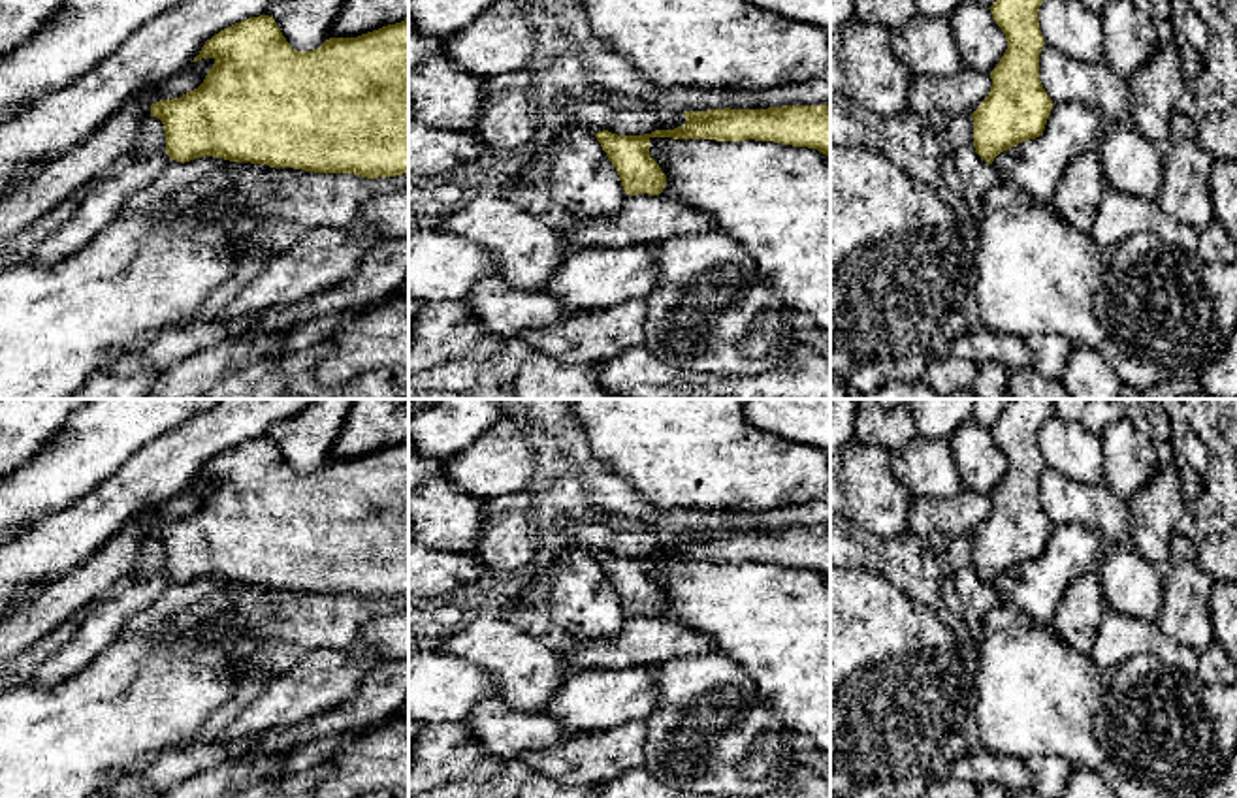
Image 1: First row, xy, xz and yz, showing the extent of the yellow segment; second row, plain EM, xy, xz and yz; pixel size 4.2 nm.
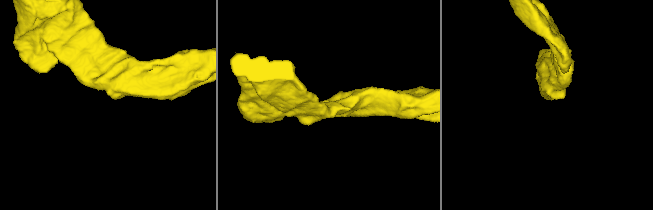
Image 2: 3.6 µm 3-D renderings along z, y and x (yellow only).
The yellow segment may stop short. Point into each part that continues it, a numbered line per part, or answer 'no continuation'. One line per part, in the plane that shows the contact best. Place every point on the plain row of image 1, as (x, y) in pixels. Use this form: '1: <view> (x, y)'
no continuation

